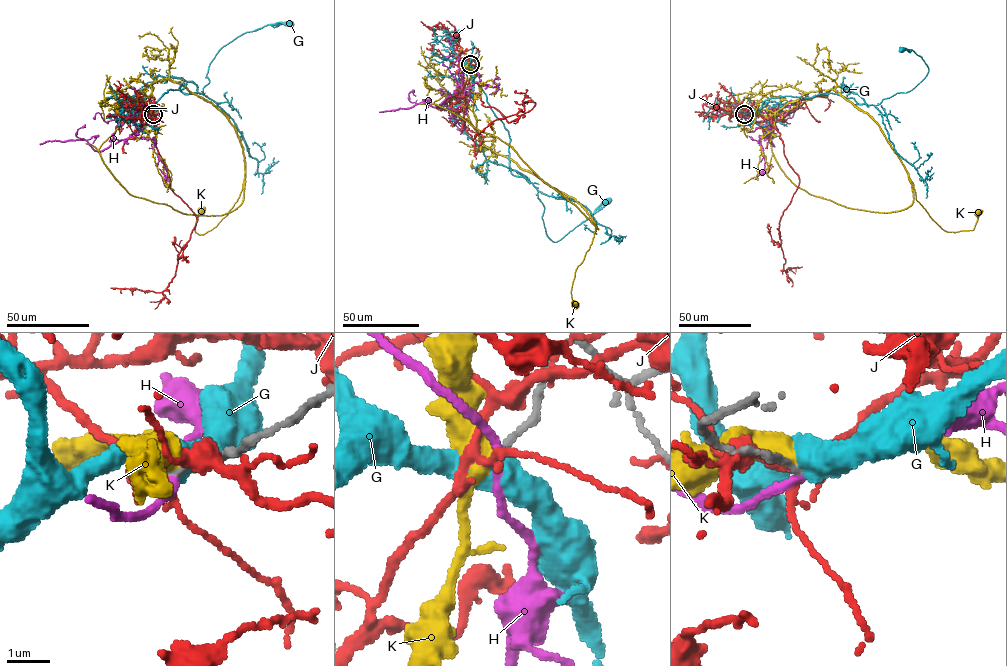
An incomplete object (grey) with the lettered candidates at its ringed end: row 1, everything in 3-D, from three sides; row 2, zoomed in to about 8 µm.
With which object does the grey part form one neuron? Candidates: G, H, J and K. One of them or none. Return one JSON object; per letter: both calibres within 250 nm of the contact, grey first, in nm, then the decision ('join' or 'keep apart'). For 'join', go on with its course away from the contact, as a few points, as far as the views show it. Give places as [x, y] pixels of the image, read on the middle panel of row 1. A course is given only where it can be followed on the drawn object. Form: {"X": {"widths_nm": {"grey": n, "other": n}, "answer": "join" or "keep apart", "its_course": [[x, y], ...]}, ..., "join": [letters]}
{"G": {"widths_nm": {"grey": 160, "other": 550}, "answer": "keep apart"}, "H": {"widths_nm": {"grey": 150, "other": 180}, "answer": "keep apart"}, "J": {"widths_nm": {"grey": 150, "other": 180}, "answer": "keep apart"}, "K": {"widths_nm": {"grey": 170, "other": 420}, "answer": "keep apart"}, "join": []}

